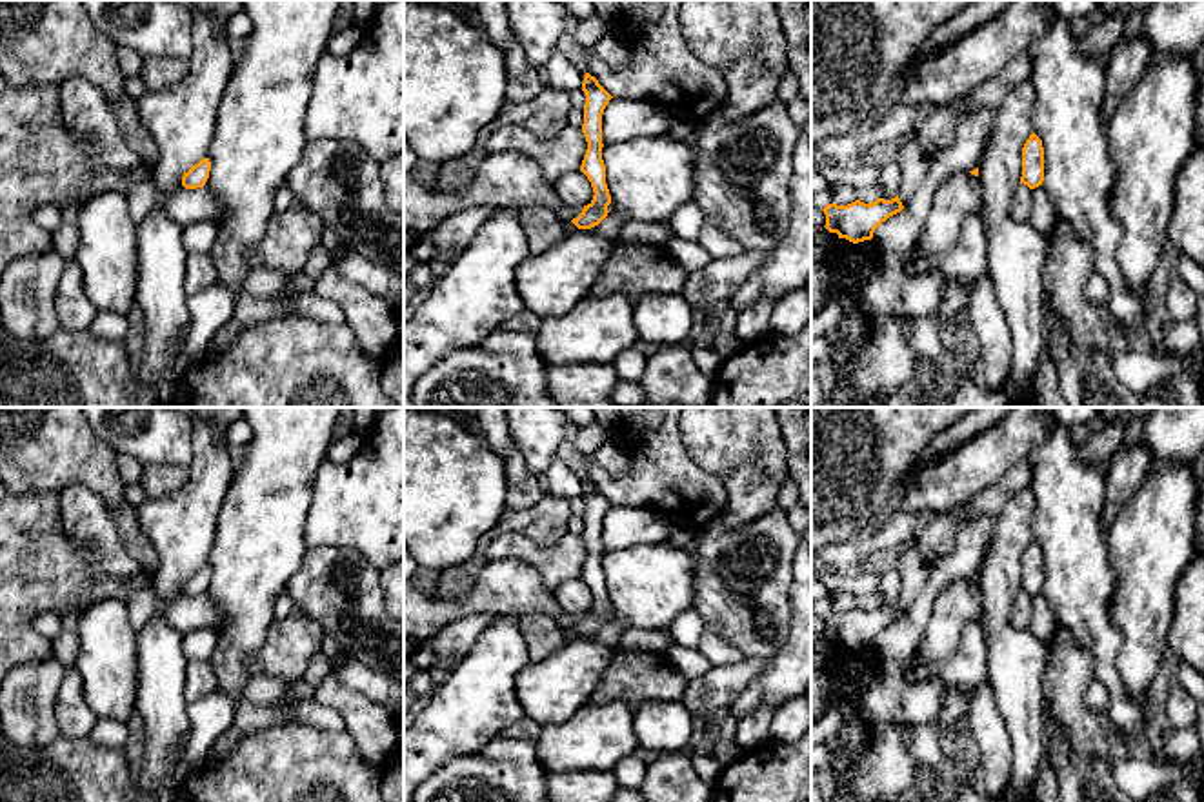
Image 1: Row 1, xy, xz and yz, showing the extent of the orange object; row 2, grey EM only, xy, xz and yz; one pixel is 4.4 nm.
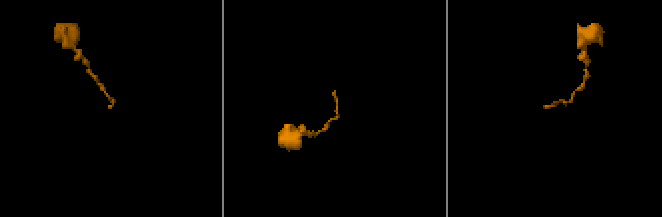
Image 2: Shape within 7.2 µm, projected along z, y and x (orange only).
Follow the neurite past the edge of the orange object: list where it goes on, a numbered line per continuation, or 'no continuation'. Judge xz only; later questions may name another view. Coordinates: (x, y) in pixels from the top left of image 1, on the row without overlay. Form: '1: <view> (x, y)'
no continuation

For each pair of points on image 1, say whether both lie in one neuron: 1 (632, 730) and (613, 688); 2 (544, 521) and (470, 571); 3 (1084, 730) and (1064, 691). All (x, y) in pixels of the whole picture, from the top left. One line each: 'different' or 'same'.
1: different
2: same
3: same

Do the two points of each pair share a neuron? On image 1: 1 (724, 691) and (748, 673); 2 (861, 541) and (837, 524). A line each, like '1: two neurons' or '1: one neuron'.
1: one neuron
2: two neurons

